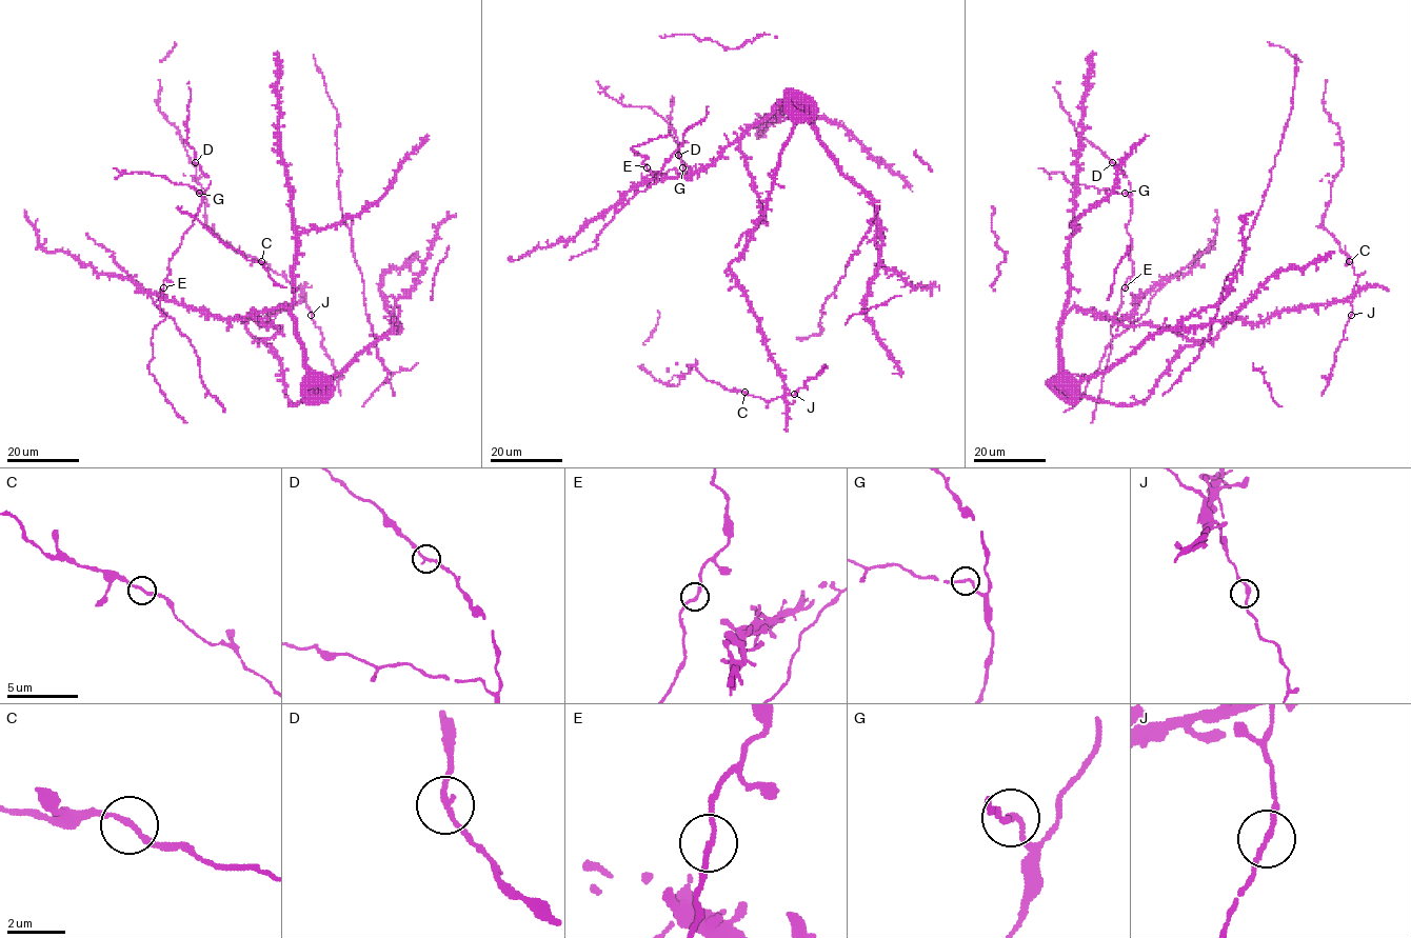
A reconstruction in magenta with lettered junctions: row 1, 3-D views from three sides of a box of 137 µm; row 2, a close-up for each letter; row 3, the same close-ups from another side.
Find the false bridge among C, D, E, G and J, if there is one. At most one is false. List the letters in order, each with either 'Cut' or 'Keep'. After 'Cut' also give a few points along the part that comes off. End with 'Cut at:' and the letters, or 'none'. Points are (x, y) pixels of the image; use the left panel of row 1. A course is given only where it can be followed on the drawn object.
C: Keep
D: Keep
E: Keep
G: Keep
J: Keep
Cut at: none

